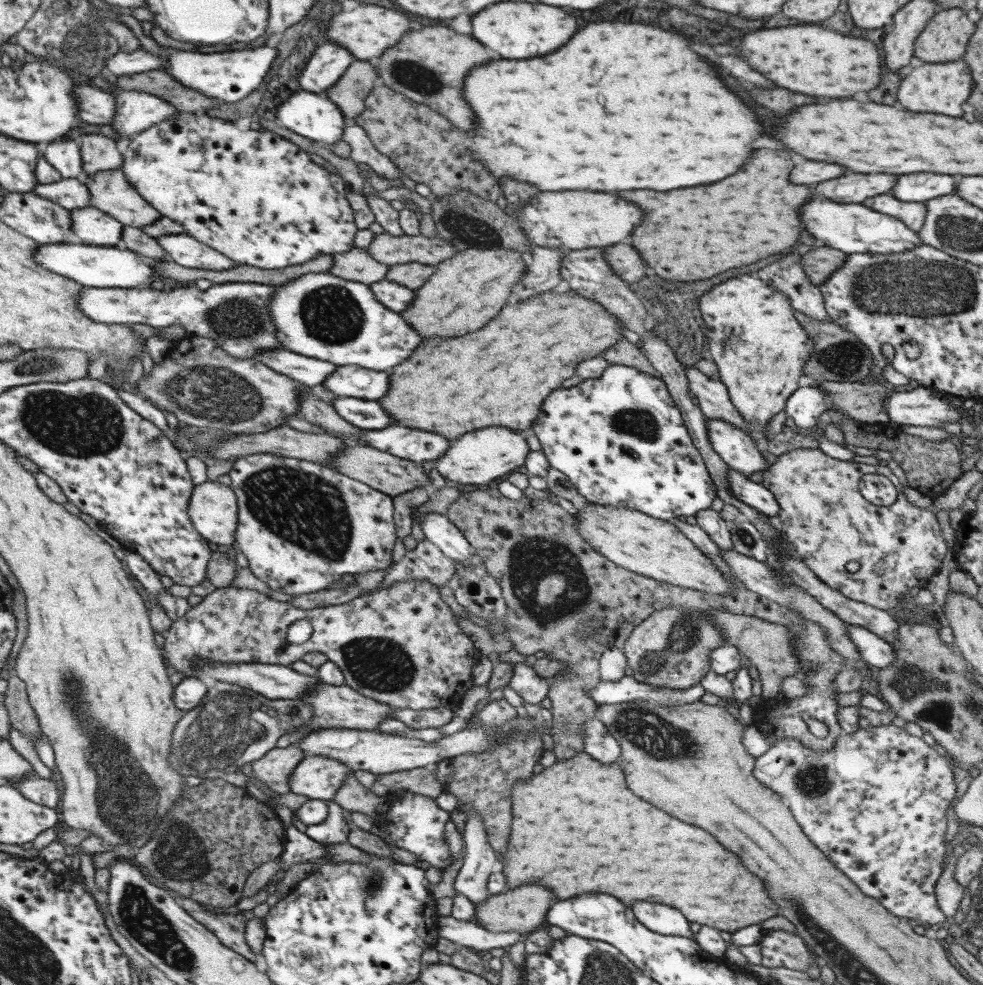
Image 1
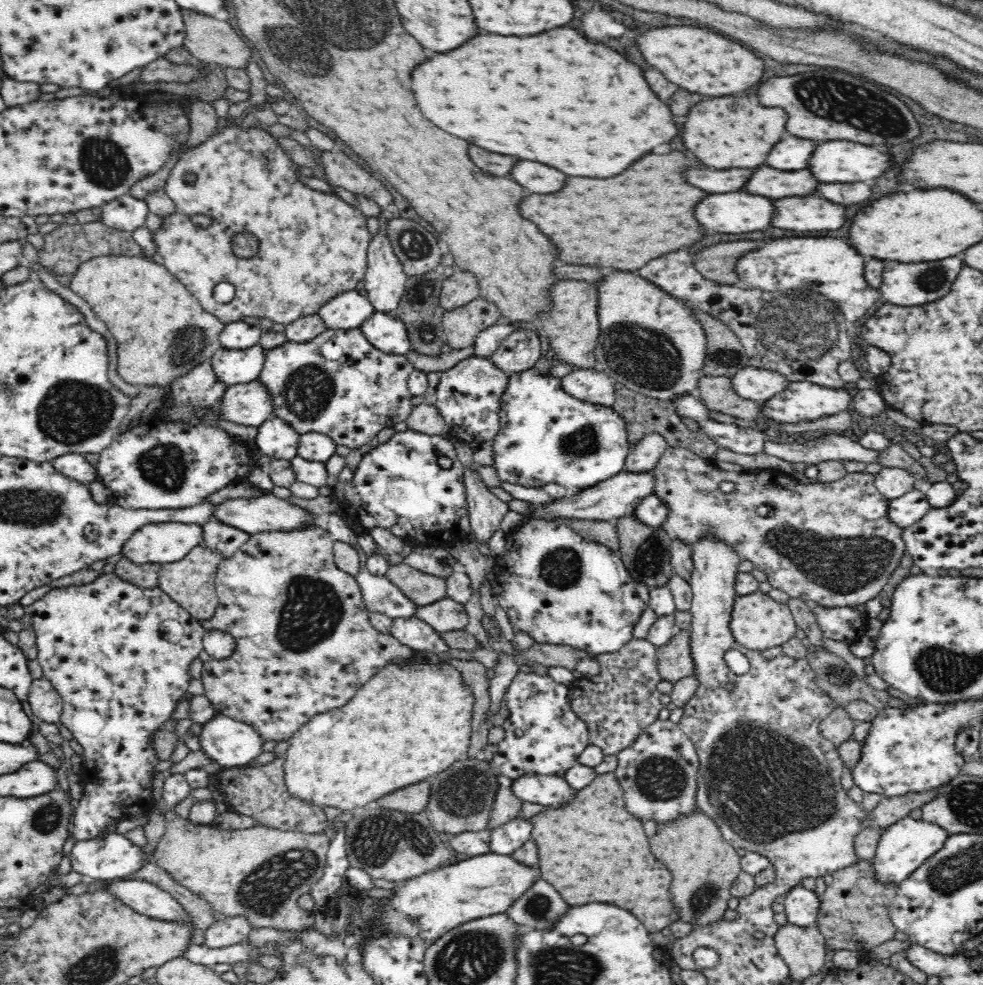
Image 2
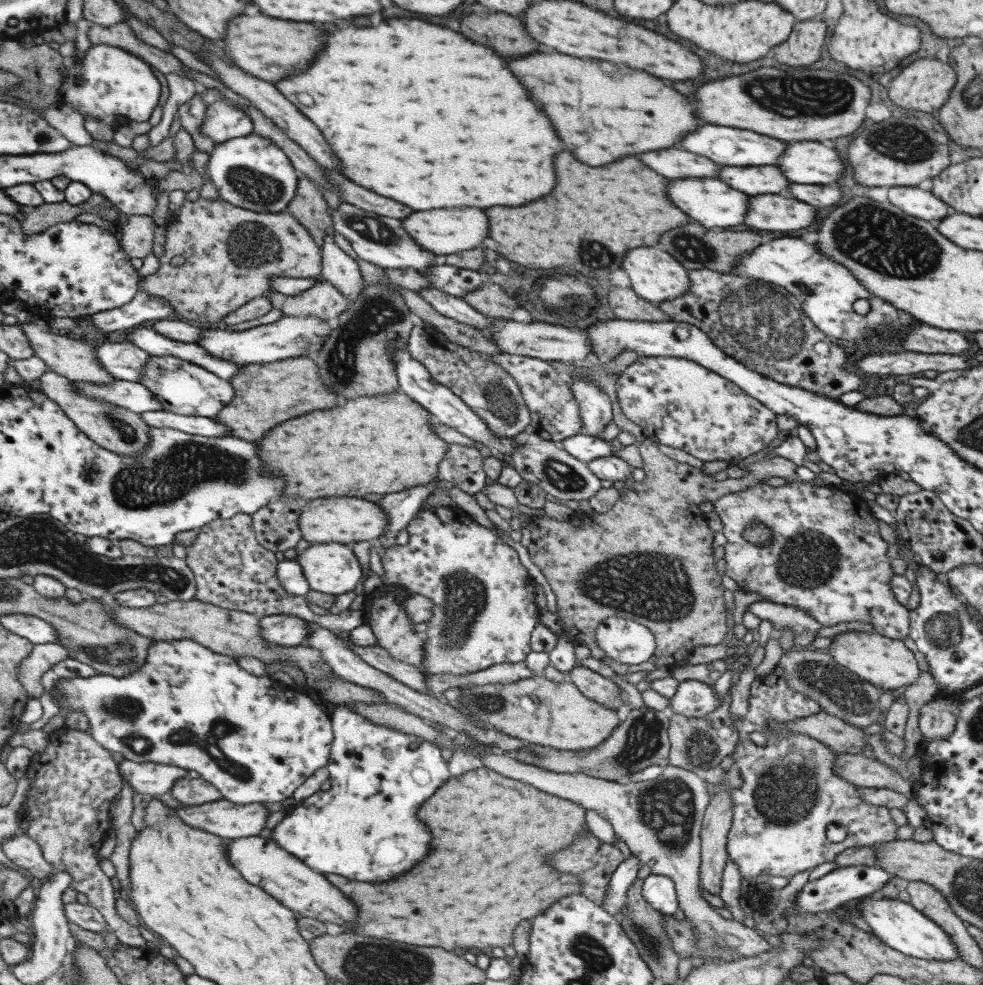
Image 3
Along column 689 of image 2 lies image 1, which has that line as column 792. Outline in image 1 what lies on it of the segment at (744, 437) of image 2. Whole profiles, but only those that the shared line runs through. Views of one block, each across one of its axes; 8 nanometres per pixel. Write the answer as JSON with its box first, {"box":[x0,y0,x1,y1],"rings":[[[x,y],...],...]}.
{"box":[784,385,830,429],"rings":[[[815,385],[798,387],[788,397],[784,410],[800,429],[810,429],[816,427],[820,414],[830,407],[826,391]]]}

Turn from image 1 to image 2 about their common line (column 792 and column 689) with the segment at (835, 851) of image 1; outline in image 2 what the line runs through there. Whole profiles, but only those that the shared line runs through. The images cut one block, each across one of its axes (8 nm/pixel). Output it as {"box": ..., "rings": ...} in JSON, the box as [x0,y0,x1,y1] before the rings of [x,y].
{"box":[613,719,700,824],"rings":[[[656,719],[656,722],[647,726],[630,746],[617,754],[617,759],[618,764],[613,773],[624,792],[626,810],[638,820],[654,820],[658,824],[672,822],[678,816],[688,816],[696,808],[700,809],[696,802],[699,756],[694,743],[670,719]]]}

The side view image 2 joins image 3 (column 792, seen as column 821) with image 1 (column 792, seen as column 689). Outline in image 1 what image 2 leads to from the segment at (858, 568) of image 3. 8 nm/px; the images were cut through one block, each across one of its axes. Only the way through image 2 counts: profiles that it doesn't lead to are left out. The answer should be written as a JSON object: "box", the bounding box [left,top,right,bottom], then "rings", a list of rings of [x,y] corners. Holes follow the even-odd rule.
{"box":[762,448,947,611],"rings":[[[798,448],[777,456],[776,461],[764,471],[762,485],[774,493],[780,507],[780,530],[797,550],[798,557],[814,571],[823,584],[852,600],[893,611],[899,596],[908,594],[918,584],[927,585],[947,554],[946,538],[937,516],[931,508],[915,506],[906,499],[900,480],[888,465],[840,460],[828,456],[820,448]],[[872,473],[887,476],[897,488],[897,499],[889,507],[869,503],[859,490],[862,476]],[[850,561],[860,563],[856,572],[846,569],[846,563]]]}

